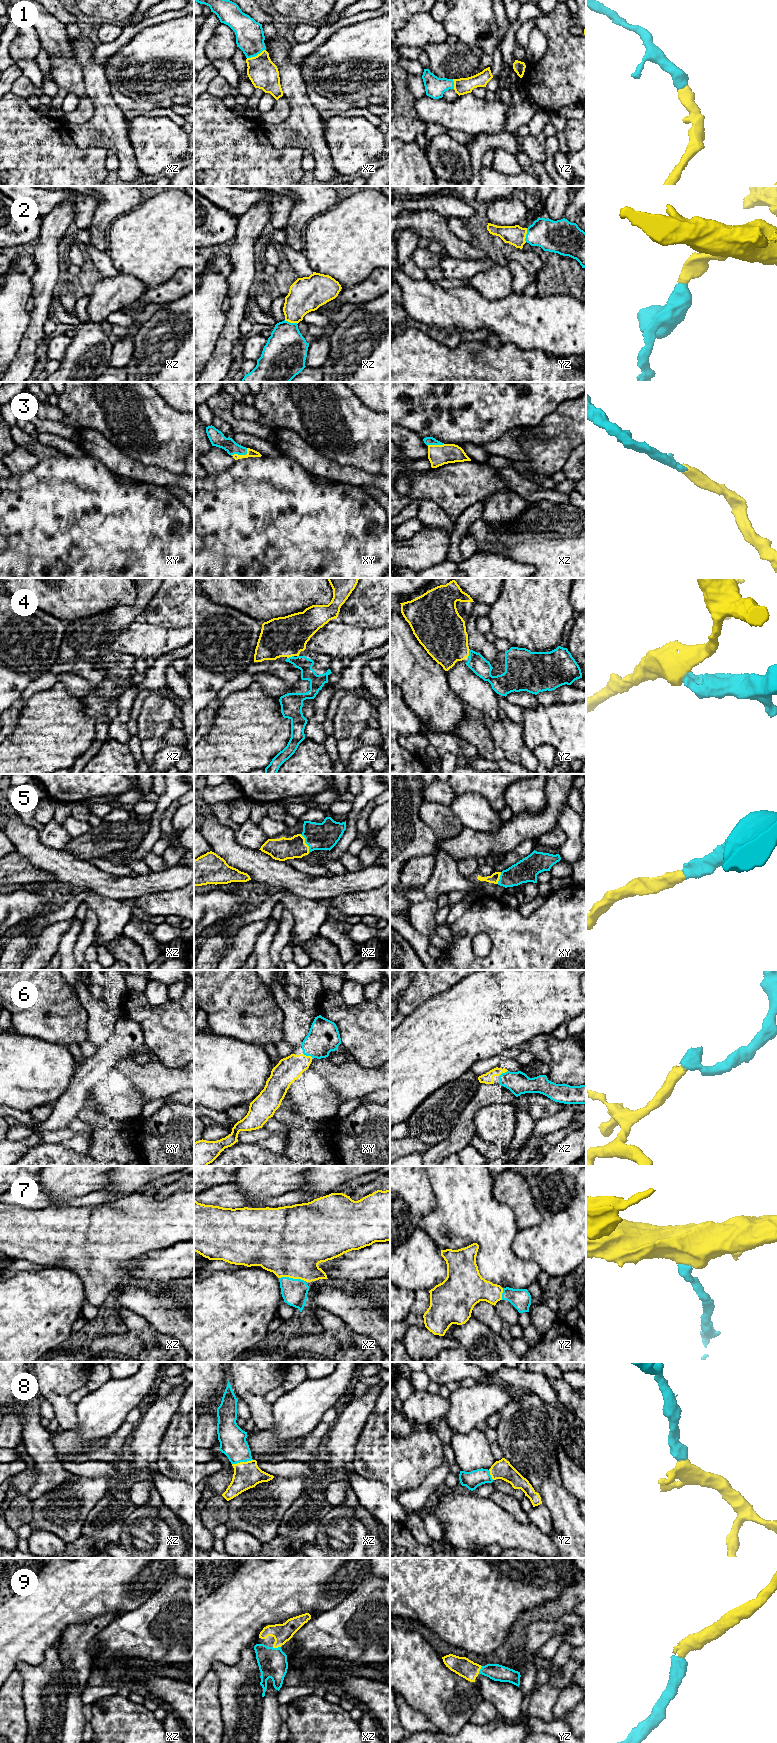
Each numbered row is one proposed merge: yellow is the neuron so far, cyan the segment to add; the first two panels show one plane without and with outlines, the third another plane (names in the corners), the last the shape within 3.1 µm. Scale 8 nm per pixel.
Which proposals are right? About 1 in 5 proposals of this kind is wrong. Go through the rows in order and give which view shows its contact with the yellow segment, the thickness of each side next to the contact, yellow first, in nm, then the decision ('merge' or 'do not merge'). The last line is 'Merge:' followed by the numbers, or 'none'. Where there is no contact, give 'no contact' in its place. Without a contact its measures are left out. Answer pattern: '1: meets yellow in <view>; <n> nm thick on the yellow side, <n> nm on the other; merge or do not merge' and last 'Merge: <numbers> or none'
1: meets yellow in xz; 240 nm thick on the yellow side, 220 nm on the other; merge
2: meets yellow in yz; 160 nm thick on the yellow side, 260 nm on the other; merge
3: meets yellow in xy; 60 nm thick on the yellow side, 120 nm on the other; merge
4: meets yellow in yz; 380 nm thick on the yellow side, 150 nm on the other; merge
5: meets yellow in xz; 180 nm thick on the yellow side, 220 nm on the other; merge
6: meets yellow in xy; 200 nm thick on the yellow side, 260 nm on the other; merge
7: meets yellow in xz; 500 nm thick on the yellow side, 200 nm on the other; merge
8: meets yellow in xz; 220 nm thick on the yellow side, 220 nm on the other; merge
9: meets yellow in xz; 150 nm thick on the yellow side, 240 nm on the other; merge
Merge: 1, 2, 3, 4, 5, 6, 7, 8, 9

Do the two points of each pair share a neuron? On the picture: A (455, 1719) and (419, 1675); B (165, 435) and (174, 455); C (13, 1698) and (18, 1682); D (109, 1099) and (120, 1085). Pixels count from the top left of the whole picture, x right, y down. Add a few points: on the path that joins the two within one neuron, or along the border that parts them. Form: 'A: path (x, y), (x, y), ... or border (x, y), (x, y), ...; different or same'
A: path (449, 1708), (449, 1705), (430, 1686); same
B: path (165, 440), (169, 450); same
C: path (13, 1694), (14, 1686); same
D: path (112, 1096), (117, 1088); same

